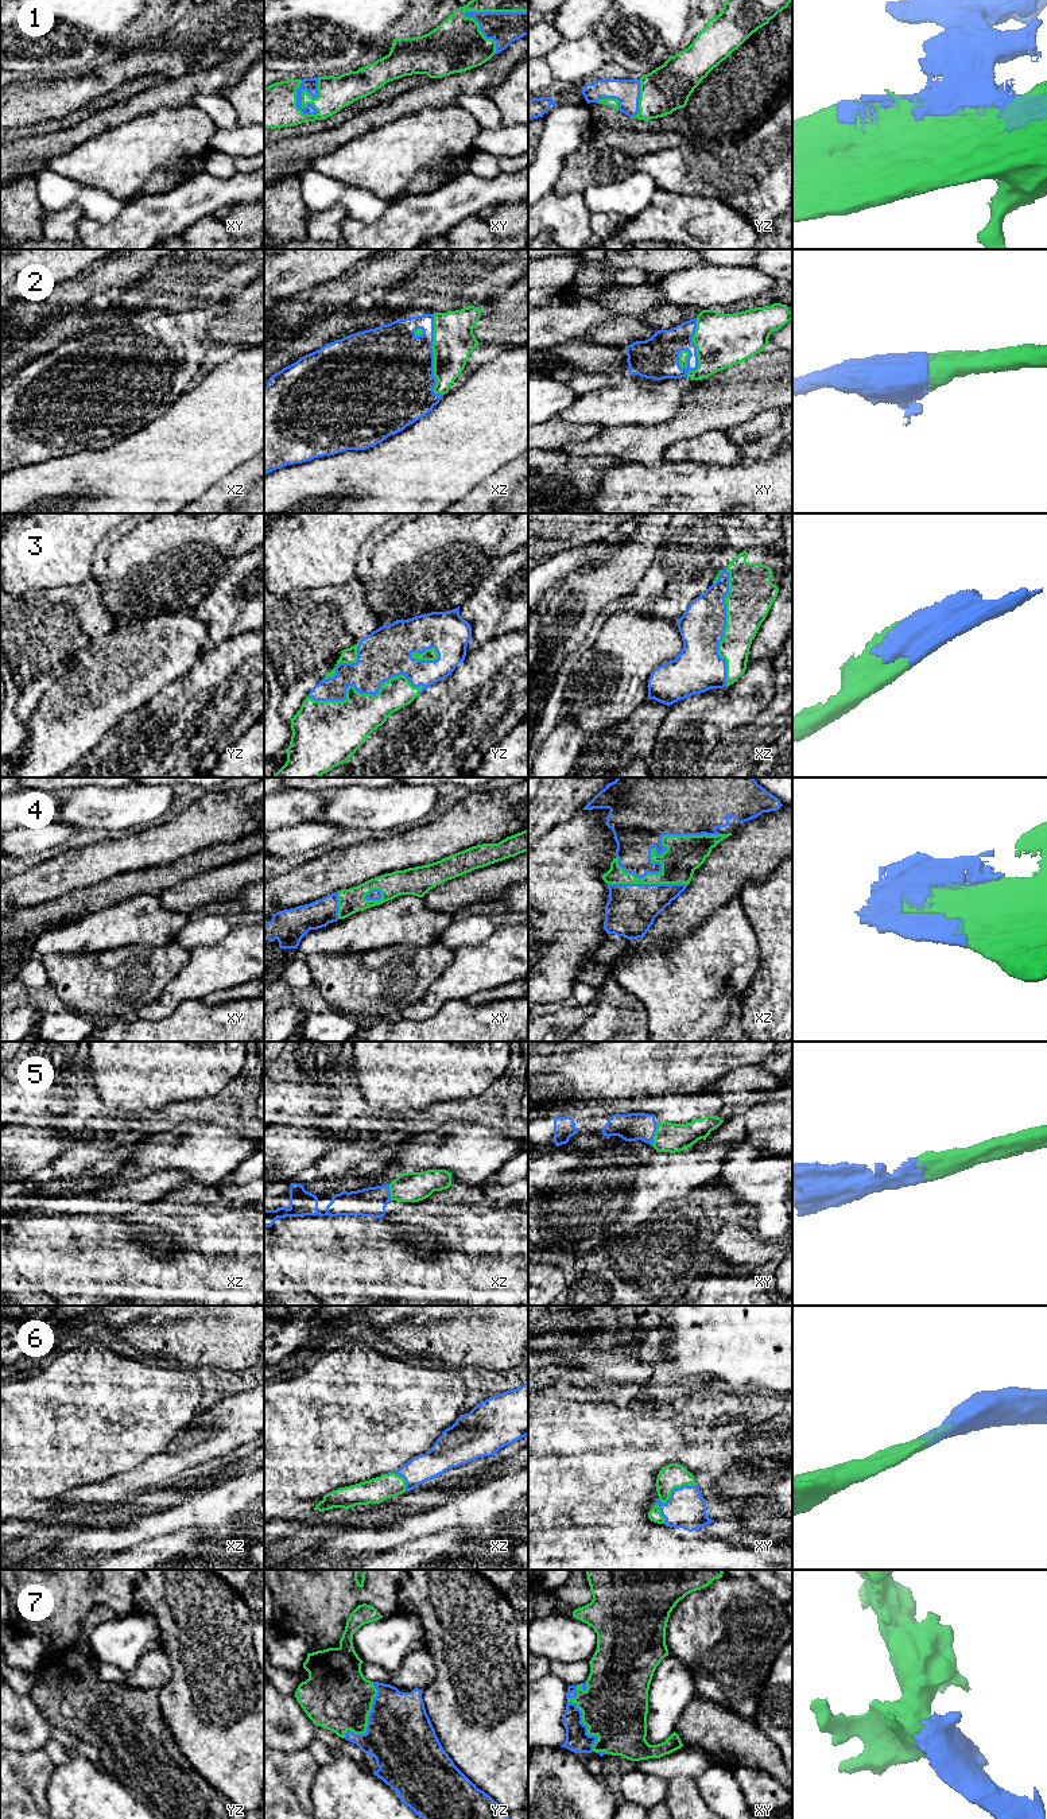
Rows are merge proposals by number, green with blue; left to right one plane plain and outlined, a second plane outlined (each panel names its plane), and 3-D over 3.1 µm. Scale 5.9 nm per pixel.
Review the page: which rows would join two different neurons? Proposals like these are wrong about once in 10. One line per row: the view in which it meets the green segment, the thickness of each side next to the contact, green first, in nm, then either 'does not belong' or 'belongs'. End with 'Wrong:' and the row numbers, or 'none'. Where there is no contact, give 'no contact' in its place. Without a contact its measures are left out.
1: xy | 260/80 nm | belongs
2: xz | 240/480 nm | belongs
3: yz | 340/280 nm | belongs
4: xz | 220/380 nm | belongs
5: xy | 180/160 nm | belongs
6: xy | 150/240 nm | belongs
7: yz | 400/400 nm | belongs
Wrong: none

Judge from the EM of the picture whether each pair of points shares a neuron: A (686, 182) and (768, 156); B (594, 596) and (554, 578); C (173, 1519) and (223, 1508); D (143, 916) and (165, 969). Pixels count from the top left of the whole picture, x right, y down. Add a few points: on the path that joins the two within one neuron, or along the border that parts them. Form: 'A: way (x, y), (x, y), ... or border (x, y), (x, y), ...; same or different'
A: way (706, 173), (748, 173); same
B: border (590, 567), (572, 573), (557, 588); different
C: way (185, 1515), (210, 1508); same
D: border (174, 941), (158, 946), (123, 946); different

